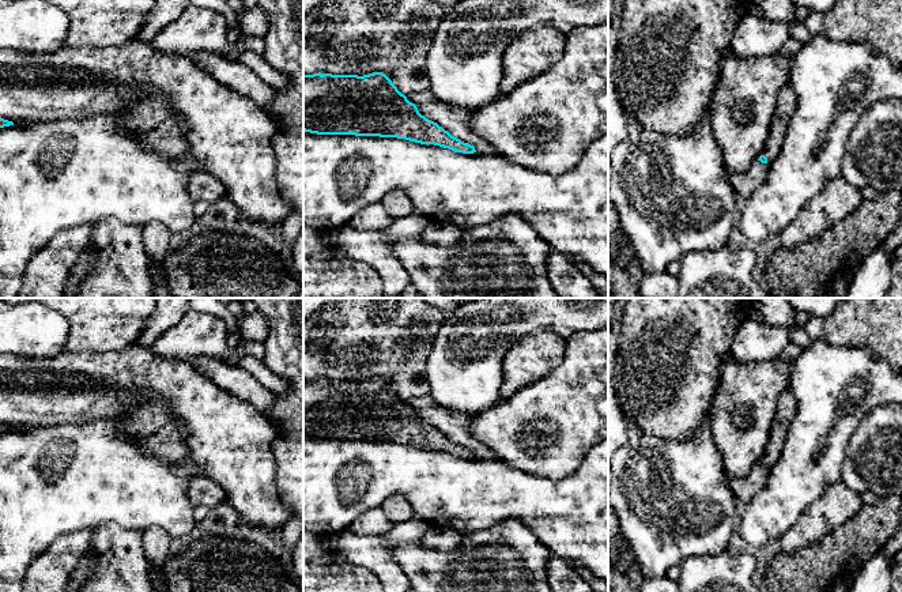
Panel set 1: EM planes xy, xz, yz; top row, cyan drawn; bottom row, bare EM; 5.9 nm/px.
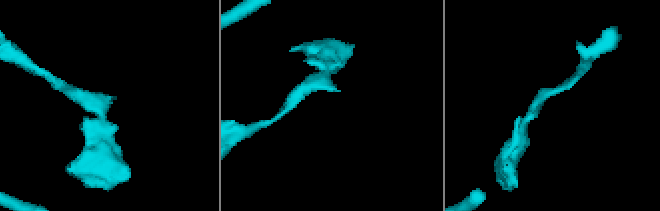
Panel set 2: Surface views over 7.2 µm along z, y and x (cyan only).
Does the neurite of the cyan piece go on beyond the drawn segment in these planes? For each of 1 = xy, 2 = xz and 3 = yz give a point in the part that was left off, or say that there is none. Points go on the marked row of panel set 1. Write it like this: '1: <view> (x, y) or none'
1: none
2: none
3: yz (785, 105)

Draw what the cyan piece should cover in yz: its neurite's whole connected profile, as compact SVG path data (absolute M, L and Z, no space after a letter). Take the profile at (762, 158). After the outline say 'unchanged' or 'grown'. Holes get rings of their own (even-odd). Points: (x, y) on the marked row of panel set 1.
M786 83L777 95L774 113L769 125L769 137L758 161L770 165L780 154L789 121L796 110L797 98L795 90Z | grown

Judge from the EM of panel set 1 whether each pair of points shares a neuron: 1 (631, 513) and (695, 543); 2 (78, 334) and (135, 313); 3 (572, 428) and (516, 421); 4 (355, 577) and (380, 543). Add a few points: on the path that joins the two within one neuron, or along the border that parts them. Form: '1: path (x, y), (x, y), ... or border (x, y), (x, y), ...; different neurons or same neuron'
1: path (648, 513), (665, 513), (679, 527); same neuron
2: path (91, 327), (105, 313), (121, 313); same neuron
3: path (558, 419), (553, 419), (546, 414), (529, 418); same neuron
4: border (335, 550), (350, 561), (368, 568), (378, 577); different neurons

